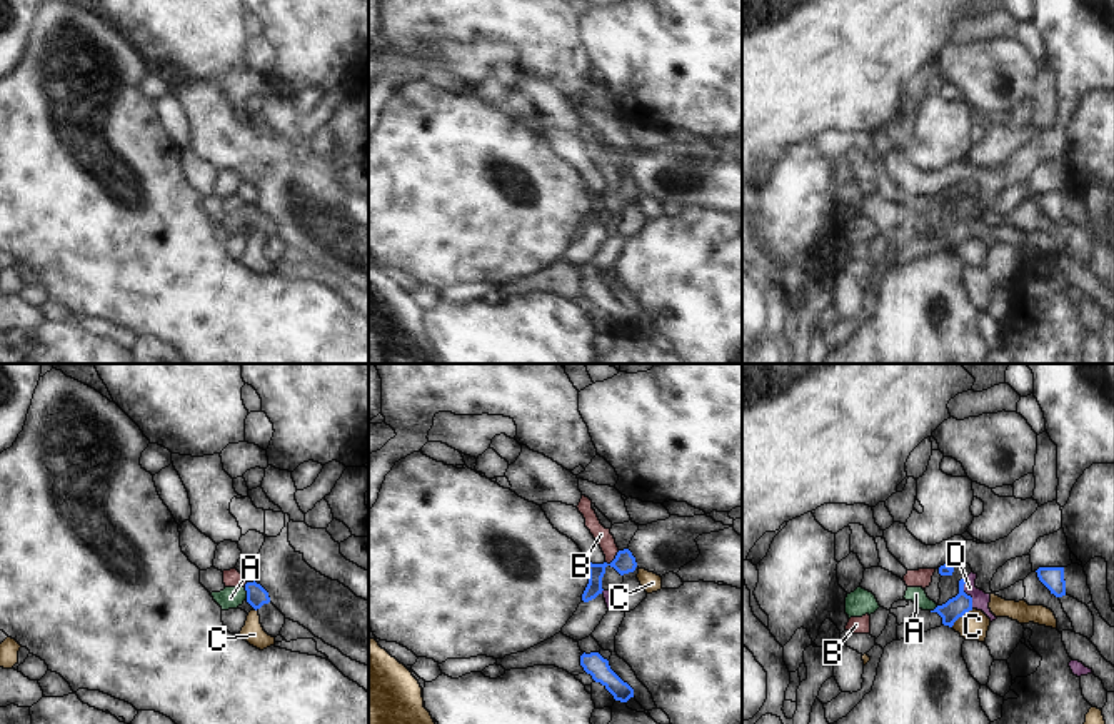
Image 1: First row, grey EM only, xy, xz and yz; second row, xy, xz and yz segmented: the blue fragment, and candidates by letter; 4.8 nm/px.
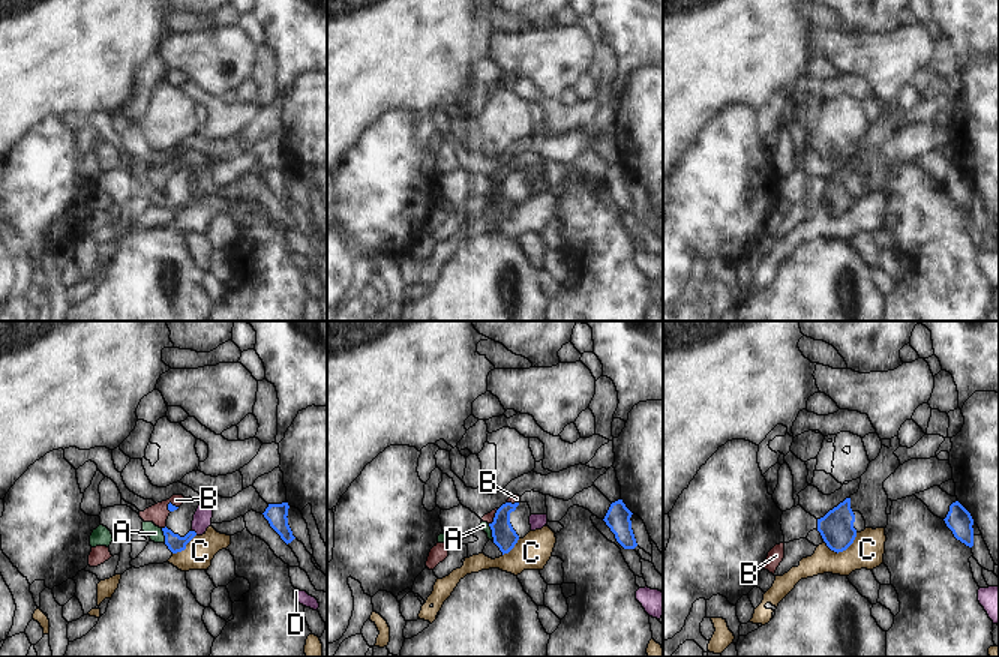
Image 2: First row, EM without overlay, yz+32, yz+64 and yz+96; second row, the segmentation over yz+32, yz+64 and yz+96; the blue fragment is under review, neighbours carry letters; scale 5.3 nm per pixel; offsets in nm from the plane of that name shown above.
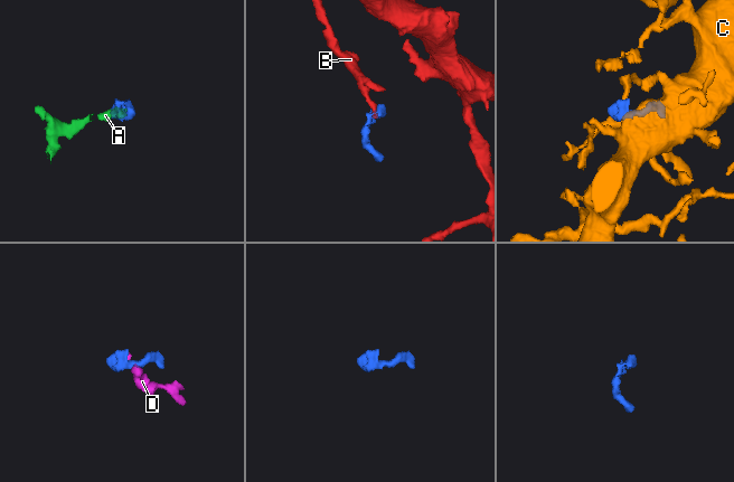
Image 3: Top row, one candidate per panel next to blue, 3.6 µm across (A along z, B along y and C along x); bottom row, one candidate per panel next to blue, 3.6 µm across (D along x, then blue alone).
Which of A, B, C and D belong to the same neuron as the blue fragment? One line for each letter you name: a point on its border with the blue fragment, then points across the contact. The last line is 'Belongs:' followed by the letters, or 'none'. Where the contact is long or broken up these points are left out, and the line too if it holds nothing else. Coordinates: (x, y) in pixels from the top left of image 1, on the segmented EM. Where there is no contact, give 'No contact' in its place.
Belongs: none

